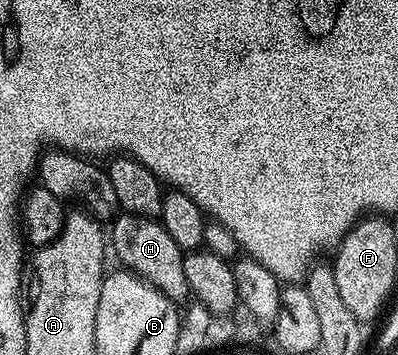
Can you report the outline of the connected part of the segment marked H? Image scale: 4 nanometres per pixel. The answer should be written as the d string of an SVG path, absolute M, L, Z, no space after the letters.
M123 212L116 216L109 224L109 248L113 256L123 263L120 265L126 271L140 276L147 284L161 290L161 294L176 302L188 299L189 289L183 265L184 249L173 242L173 234L169 234L169 230L165 230L158 219L138 216L132 212Z

